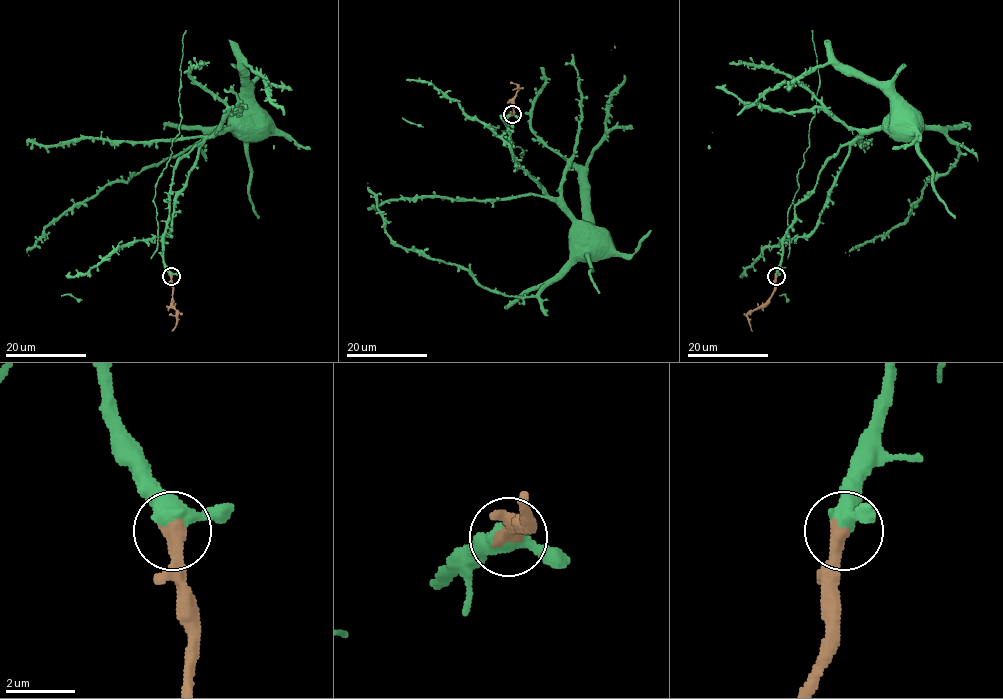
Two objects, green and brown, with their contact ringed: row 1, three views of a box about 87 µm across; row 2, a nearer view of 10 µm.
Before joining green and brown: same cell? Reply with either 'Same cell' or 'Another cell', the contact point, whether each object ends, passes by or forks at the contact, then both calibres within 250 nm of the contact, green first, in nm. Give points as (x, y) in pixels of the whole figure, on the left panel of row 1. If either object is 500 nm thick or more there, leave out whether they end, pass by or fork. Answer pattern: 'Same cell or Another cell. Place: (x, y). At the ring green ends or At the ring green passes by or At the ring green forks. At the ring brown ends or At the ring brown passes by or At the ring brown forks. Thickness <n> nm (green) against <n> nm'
Same cell. Place: (171, 276). At the ring green passes by. At the ring brown ends. Thickness 440 nm (green) against 480 nm

